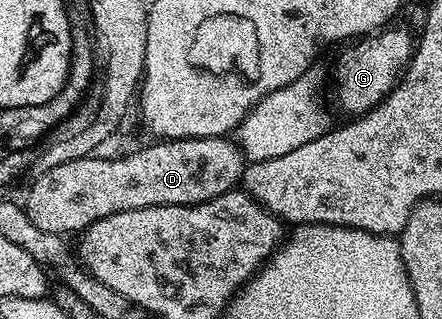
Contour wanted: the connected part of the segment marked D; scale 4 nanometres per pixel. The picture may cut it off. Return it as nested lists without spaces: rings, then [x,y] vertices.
[[[212,135],[211,137],[199,137],[198,139],[163,139],[160,141],[153,141],[150,147],[141,147],[138,151],[133,151],[130,155],[125,155],[122,159],[97,159],[101,157],[86,157],[83,159],[76,159],[75,161],[67,161],[55,165],[51,169],[41,171],[38,174],[38,179],[34,181],[29,187],[29,192],[25,195],[23,200],[23,208],[27,217],[31,219],[31,224],[38,226],[44,233],[53,233],[64,237],[71,236],[74,233],[80,233],[89,227],[95,221],[111,217],[120,211],[130,211],[131,209],[143,209],[144,207],[166,207],[167,205],[179,205],[180,207],[190,207],[196,203],[206,203],[215,197],[219,197],[223,193],[234,190],[242,182],[247,166],[247,160],[241,153],[241,148],[237,146],[232,138],[222,137],[220,135]]]

